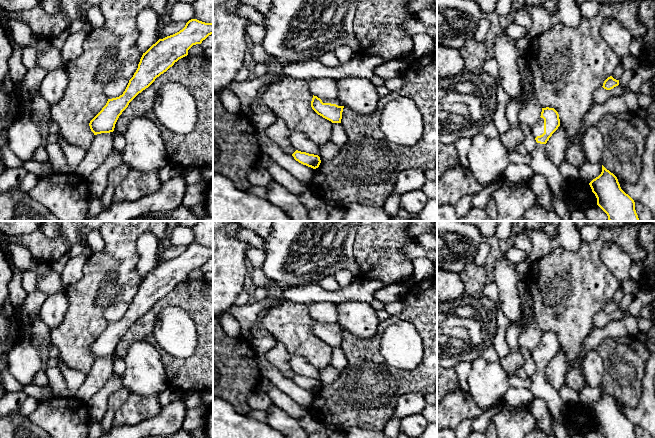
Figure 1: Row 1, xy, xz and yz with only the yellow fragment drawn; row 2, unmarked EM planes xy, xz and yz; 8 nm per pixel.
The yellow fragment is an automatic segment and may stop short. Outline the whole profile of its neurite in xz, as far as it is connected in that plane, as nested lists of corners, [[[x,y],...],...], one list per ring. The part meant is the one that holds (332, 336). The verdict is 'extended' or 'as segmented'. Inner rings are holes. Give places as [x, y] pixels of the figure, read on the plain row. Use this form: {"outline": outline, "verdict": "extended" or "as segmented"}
{"outline": [[[313,319],[311,331],[318,339],[332,347],[341,347],[344,332],[342,326],[320,323]]], "verdict": "extended"}

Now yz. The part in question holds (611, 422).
{"outline": [[[602,389],[601,398],[589,407],[597,429],[606,438],[637,438],[634,424],[620,411],[617,401]]], "verdict": "as segmented"}

